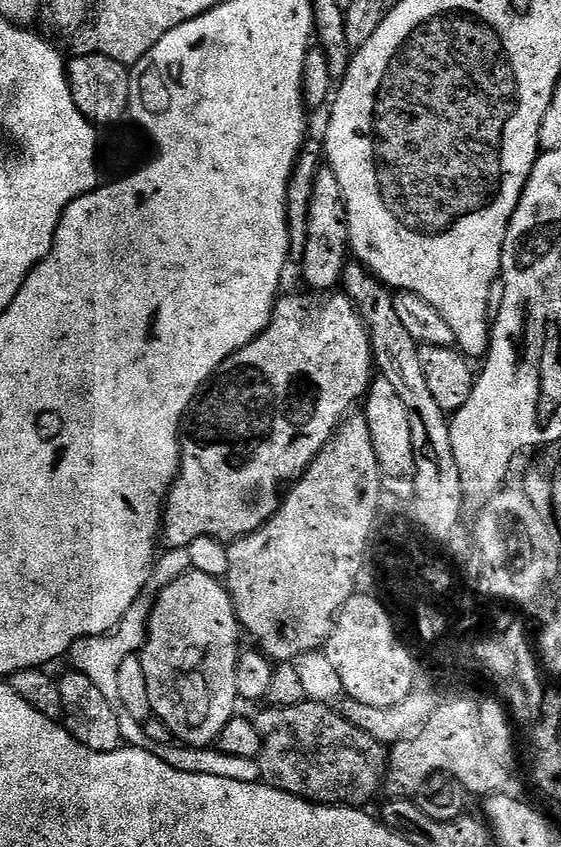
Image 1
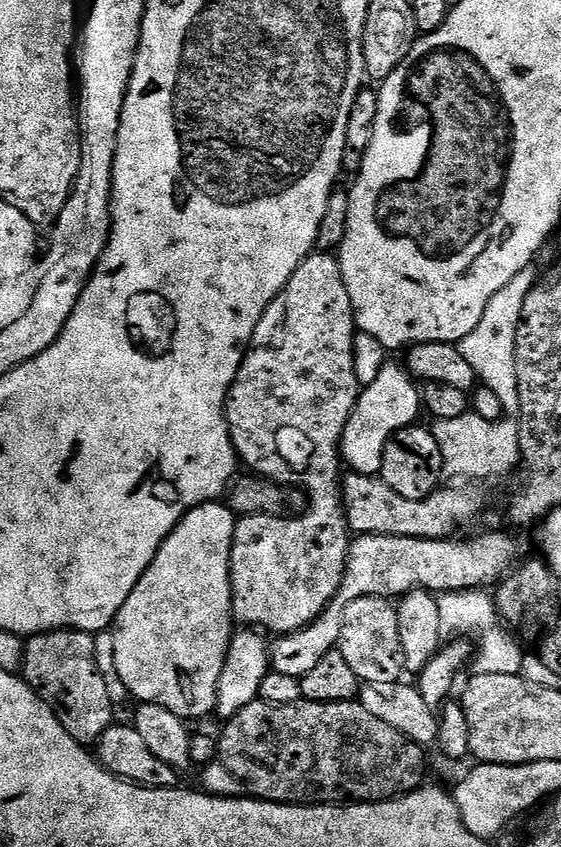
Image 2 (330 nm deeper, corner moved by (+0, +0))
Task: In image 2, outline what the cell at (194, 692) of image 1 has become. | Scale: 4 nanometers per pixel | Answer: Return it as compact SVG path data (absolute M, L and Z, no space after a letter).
M227 503L199 504L164 539L114 625L118 675L137 701L166 706L185 722L216 711L218 680L234 635L232 543L238 516Z

